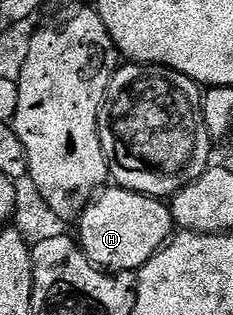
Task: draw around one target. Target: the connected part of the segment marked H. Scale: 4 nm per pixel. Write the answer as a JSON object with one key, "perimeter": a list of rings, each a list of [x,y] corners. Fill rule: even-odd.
{"perimeter":[[[110,186],[101,194],[95,195],[86,205],[76,221],[76,227],[76,239],[82,247],[82,253],[97,268],[117,274],[137,273],[138,269],[145,266],[168,243],[176,225],[169,203],[163,202],[159,197]]]}

